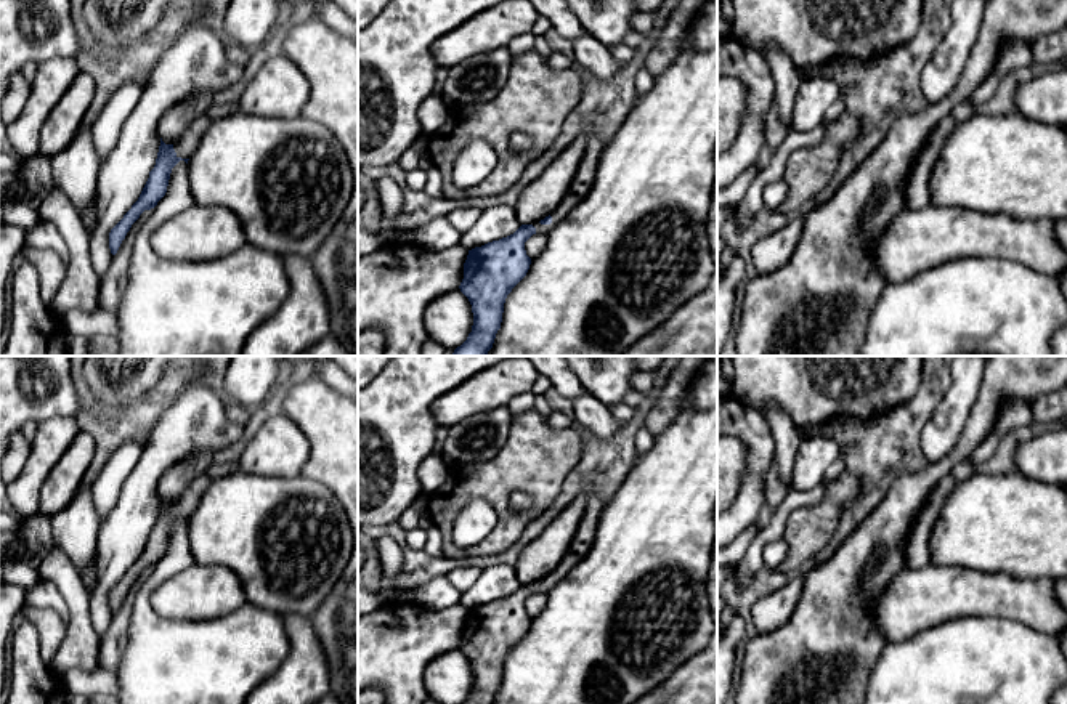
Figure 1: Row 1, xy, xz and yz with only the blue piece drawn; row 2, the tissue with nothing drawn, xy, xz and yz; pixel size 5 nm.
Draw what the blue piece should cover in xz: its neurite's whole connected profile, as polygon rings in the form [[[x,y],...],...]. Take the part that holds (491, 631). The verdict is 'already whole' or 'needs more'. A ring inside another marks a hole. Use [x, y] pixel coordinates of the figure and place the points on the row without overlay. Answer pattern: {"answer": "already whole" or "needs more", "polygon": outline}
{"answer": "needs more", "polygon": [[[586,499],[582,521],[562,563],[544,579],[521,584],[513,593],[469,609],[460,651],[469,657],[473,685],[462,704],[493,704],[501,688],[504,662],[512,648],[526,635],[531,617],[525,601],[533,593],[549,593],[589,553],[605,502]]]}

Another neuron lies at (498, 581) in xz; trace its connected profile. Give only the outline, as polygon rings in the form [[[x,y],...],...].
[[[494,564],[481,569],[478,581],[460,593],[460,603],[467,609],[481,606],[513,593],[520,587],[515,566]]]

